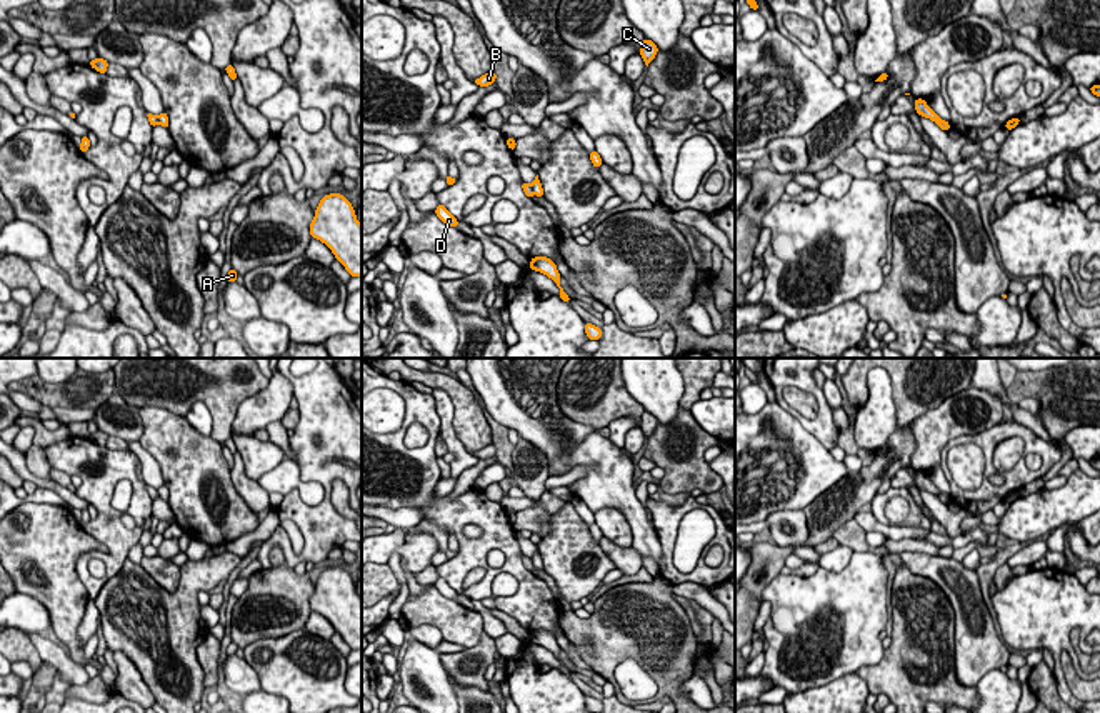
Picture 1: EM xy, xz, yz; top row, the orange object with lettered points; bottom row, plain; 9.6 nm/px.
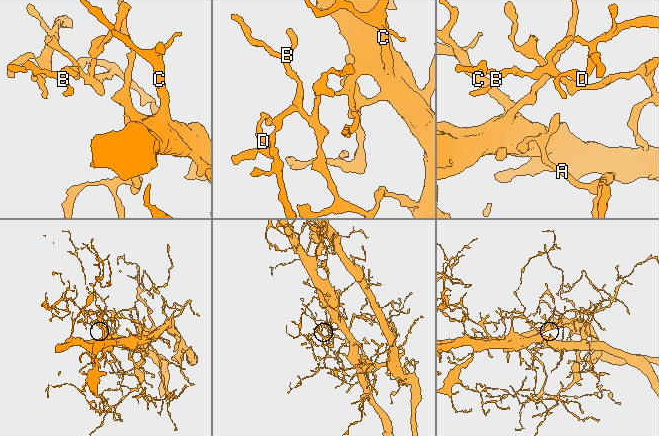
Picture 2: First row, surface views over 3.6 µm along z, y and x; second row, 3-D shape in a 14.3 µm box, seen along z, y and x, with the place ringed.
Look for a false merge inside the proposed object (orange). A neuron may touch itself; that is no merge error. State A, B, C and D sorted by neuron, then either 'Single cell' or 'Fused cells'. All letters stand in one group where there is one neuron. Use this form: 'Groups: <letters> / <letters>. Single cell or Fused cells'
Groups: A C / B D. Fused cells

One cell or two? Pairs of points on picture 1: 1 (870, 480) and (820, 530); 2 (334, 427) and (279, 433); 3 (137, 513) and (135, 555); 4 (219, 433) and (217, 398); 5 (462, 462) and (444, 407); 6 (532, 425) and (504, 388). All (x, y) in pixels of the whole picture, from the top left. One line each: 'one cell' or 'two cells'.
1: one cell
2: two cells
3: two cells
4: one cell
5: one cell
6: one cell

